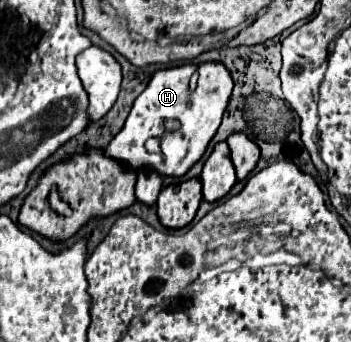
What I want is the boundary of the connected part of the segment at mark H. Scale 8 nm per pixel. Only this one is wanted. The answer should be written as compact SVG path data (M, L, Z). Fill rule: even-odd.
M202 63L202 65L180 65L170 69L160 69L152 75L148 87L138 95L134 107L122 127L122 131L110 141L104 149L110 159L116 159L126 169L150 169L160 177L182 177L188 169L204 155L210 139L216 135L220 127L220 119L228 105L232 93L232 79L228 69L222 63ZM198 73L198 87L194 93L188 89L190 77ZM176 119L180 127L176 131L168 131L166 123ZM150 137L162 139L160 153L148 153L144 149L144 141Z

